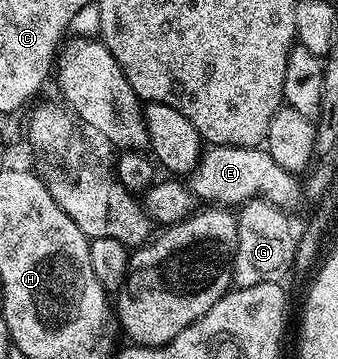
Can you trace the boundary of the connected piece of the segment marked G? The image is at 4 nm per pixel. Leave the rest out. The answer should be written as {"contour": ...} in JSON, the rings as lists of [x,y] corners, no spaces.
{"contour":[[[248,200],[237,217],[237,249],[233,255],[233,284],[238,288],[275,284],[294,271],[298,237],[282,209],[266,200]]]}

